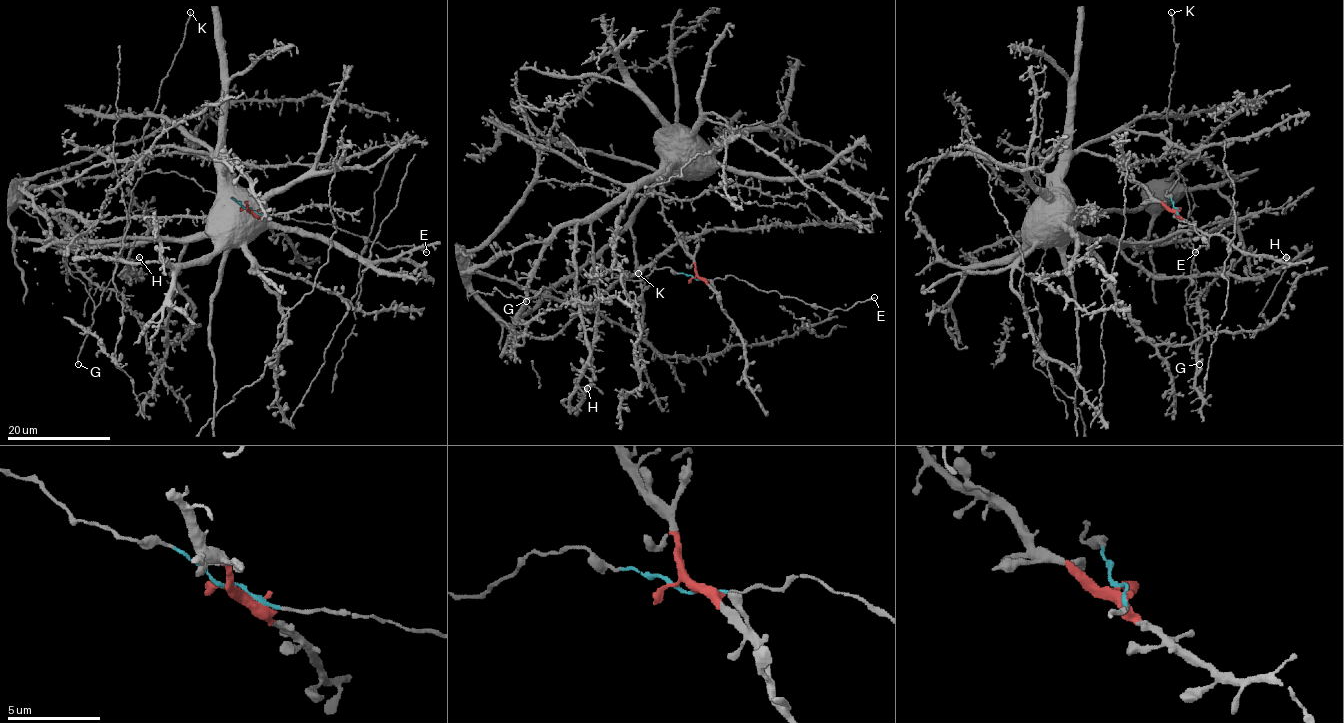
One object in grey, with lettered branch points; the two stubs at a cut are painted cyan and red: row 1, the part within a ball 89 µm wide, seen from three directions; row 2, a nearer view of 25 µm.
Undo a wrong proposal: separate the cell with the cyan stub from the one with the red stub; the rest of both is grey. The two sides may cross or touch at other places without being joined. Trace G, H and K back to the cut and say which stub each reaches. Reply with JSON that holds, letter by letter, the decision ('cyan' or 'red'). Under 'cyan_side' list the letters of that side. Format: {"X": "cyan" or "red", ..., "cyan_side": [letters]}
{"G": "cyan", "H": "red", "K": "cyan", "cyan_side": ["G", "K"]}

